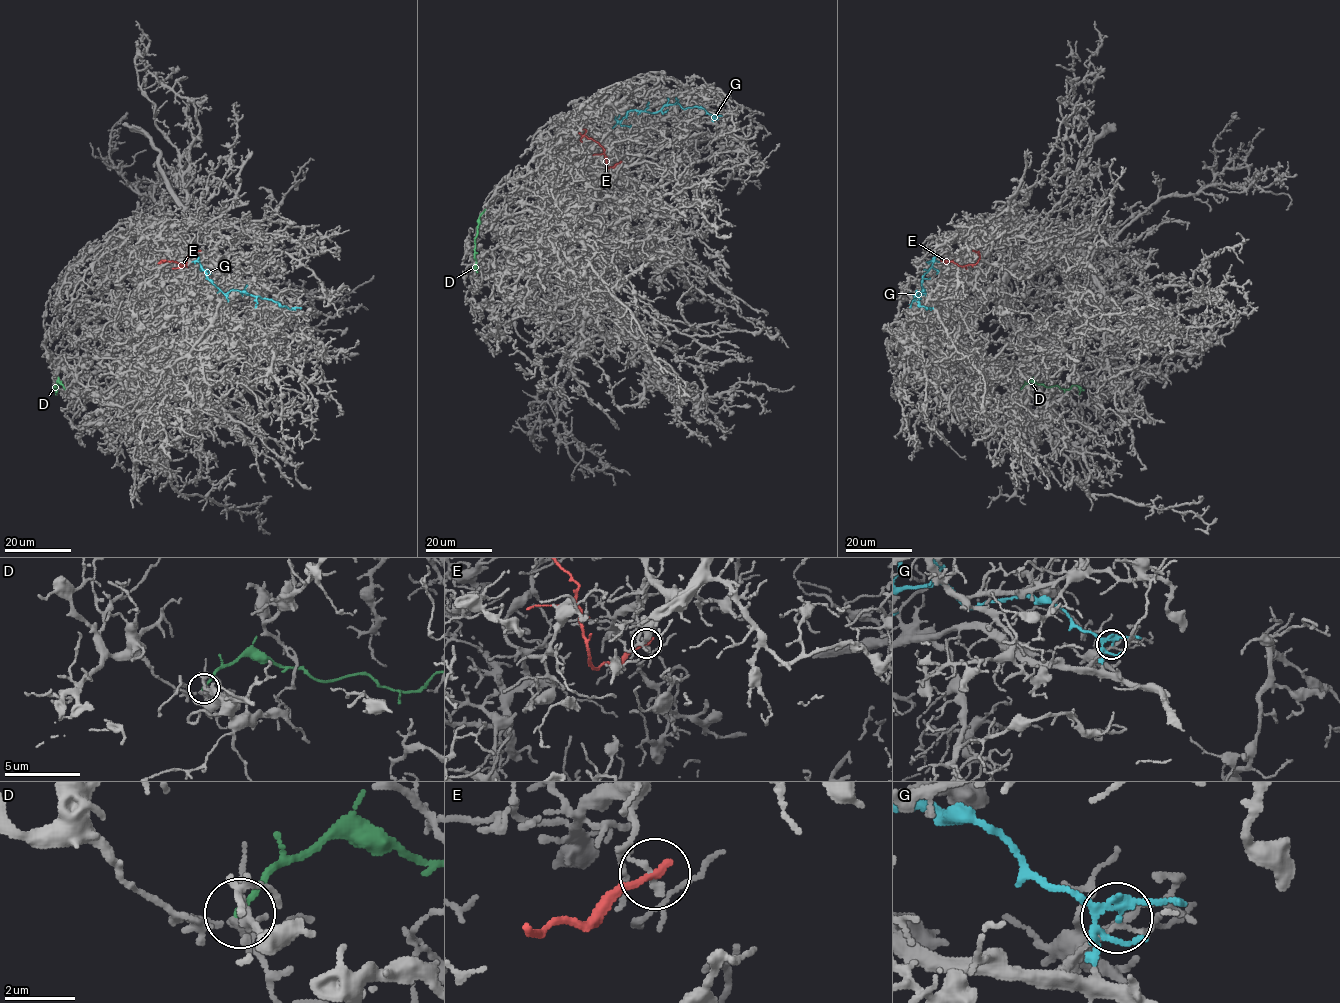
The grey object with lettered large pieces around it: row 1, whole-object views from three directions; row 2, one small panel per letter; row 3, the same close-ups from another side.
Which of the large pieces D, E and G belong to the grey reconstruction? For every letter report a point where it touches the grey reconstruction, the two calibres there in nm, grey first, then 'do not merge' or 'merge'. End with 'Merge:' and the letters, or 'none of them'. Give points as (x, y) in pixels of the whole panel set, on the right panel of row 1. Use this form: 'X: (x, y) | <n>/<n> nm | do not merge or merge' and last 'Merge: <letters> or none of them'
D: (1021, 389) | 200/150 nm | do not merge
E: (974, 250) | 180/220 nm | do not merge
G: (928, 307) | 120/140 nm | do not merge
Merge: none of them

